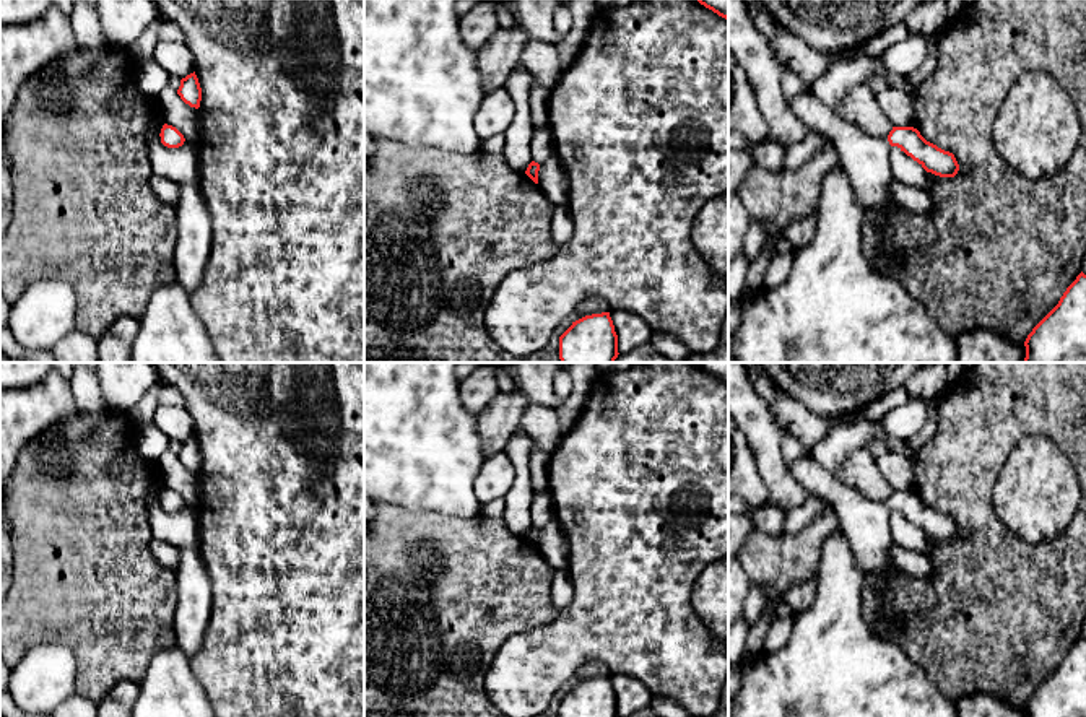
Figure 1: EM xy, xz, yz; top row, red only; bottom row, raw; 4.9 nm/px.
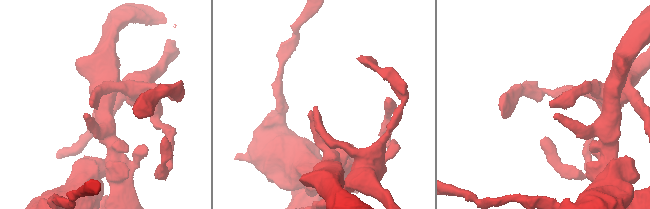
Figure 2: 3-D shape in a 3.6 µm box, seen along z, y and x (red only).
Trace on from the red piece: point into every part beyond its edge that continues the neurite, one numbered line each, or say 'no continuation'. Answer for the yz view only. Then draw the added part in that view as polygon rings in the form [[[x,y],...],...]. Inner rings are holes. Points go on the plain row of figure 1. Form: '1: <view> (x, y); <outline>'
1: yz (865, 522); [[[808,452],[787,467],[805,489],[829,501],[863,577],[878,574],[888,579],[897,569],[889,559],[889,551],[894,546],[889,506],[870,501],[854,486],[844,485]]]

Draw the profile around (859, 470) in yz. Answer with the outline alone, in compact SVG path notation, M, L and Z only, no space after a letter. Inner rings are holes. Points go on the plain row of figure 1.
M867 449L854 450L834 475L844 485L858 489L870 501L888 504L893 494L891 486L880 473L876 460Z

